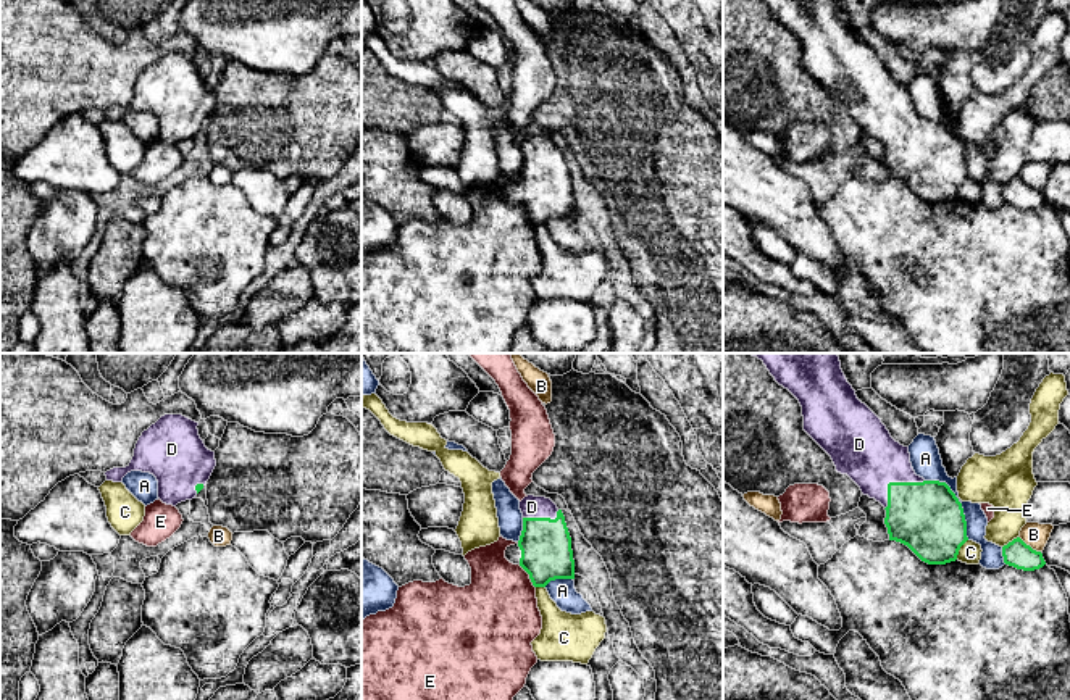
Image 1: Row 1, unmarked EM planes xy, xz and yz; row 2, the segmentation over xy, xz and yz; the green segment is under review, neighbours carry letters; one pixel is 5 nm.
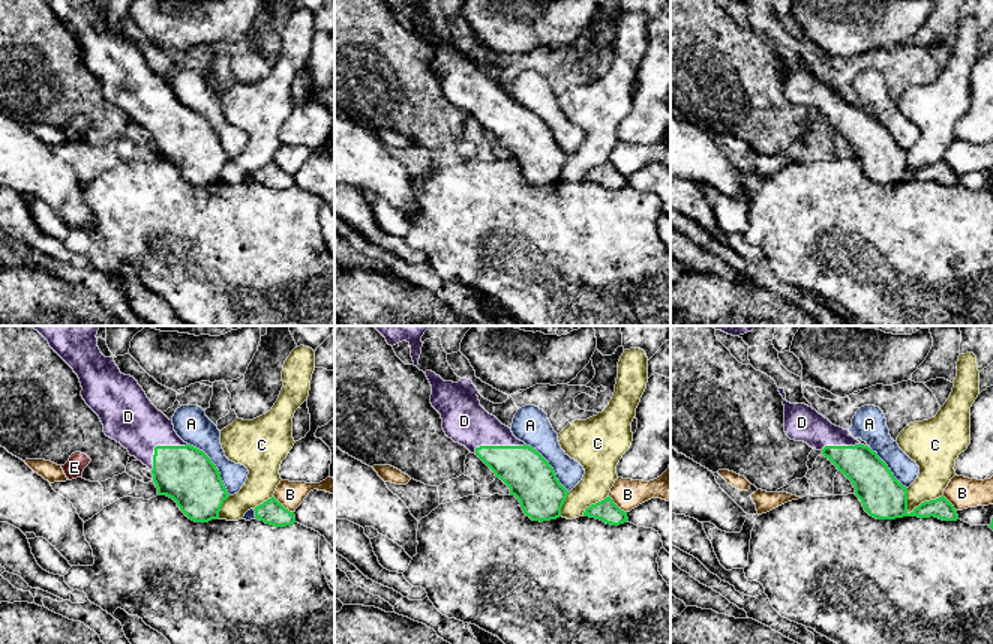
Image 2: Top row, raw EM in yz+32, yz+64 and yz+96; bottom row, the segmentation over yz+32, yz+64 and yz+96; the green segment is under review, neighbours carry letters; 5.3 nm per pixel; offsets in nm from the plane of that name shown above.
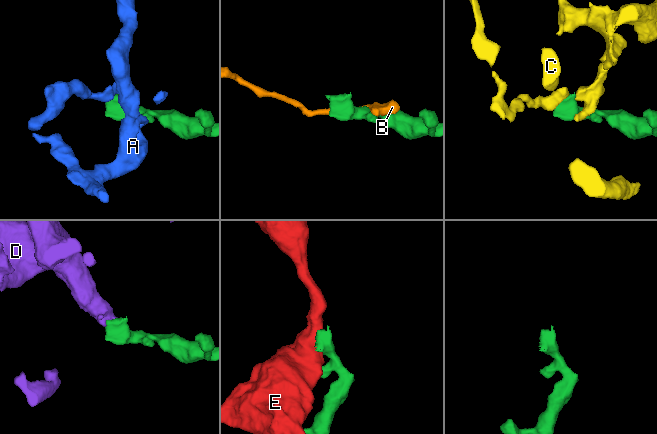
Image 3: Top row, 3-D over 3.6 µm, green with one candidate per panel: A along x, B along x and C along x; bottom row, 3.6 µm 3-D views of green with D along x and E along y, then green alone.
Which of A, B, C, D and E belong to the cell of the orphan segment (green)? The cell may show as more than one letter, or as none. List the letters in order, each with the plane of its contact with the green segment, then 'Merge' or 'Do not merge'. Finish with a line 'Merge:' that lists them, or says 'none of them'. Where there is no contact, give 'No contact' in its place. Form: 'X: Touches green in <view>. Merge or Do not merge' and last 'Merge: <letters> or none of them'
A: Touches green in yz. Do not merge
B: Touches green in yz. Do not merge
C: Touches green in yz. Do not merge
D: Touches green in yz. Merge
E: Touches green in xz. Do not merge
Merge: D

